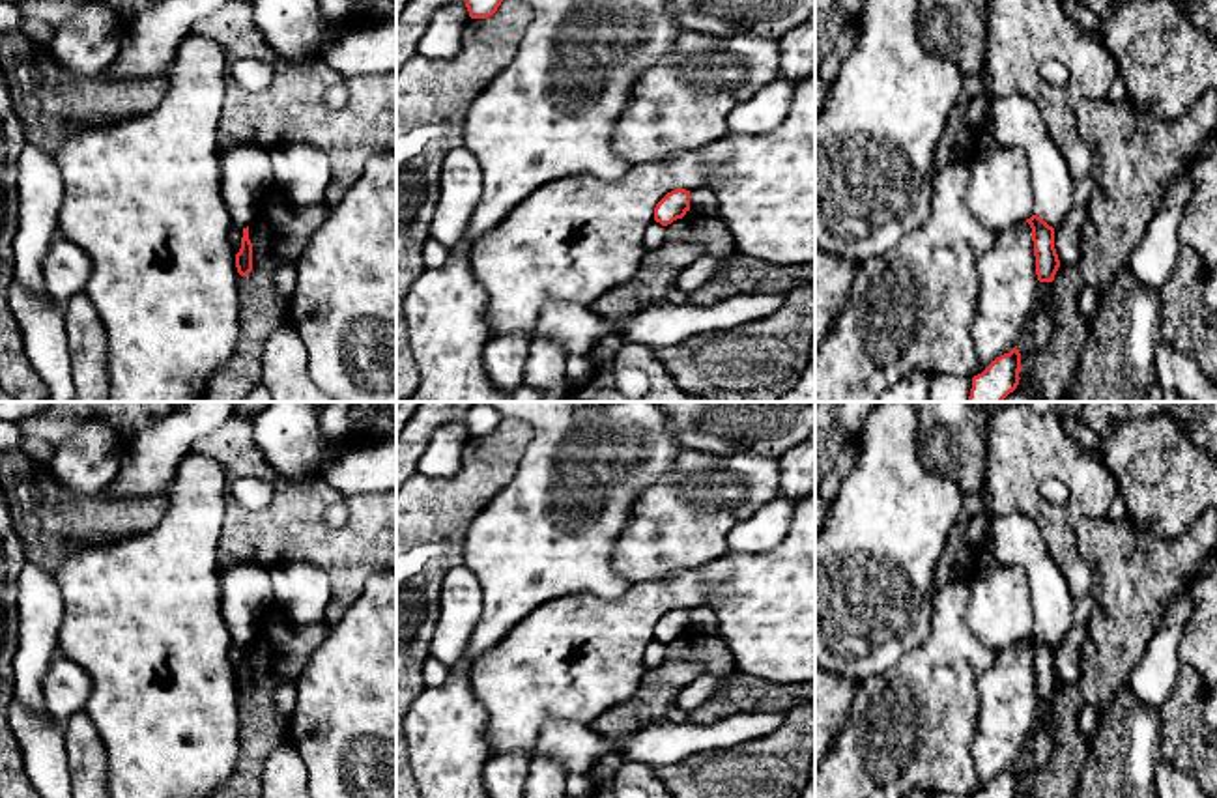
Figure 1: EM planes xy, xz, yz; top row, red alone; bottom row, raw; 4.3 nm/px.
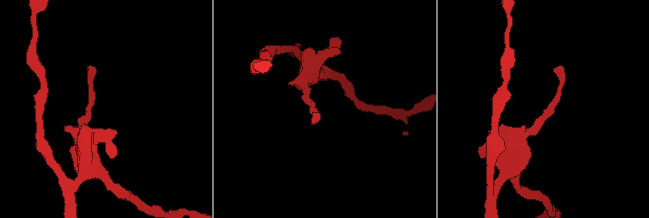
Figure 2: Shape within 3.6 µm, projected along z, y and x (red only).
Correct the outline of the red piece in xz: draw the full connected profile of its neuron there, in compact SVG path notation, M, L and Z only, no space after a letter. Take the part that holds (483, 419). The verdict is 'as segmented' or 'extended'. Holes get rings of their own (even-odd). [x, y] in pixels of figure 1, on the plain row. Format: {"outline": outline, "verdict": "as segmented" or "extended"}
{"outline": "M477 402L465 413L465 426L471 437L492 435L501 424L501 420L503 420L503 415L495 407L488 406L486 402Z", "verdict": "as segmented"}

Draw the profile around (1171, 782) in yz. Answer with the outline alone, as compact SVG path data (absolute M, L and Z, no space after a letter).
M1165 759L1155 764L1155 798L1211 798L1185 770Z

